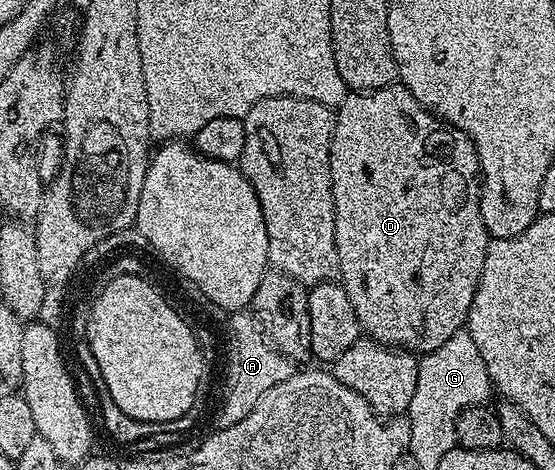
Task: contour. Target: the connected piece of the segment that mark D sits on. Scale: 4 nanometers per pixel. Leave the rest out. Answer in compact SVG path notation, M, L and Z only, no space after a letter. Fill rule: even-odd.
M393 82L373 92L349 94L334 112L336 125L330 142L330 178L332 179L332 197L334 198L334 238L338 246L340 263L339 279L346 294L354 306L361 329L371 339L380 344L399 346L413 354L423 354L438 350L446 338L461 331L467 325L468 311L472 308L478 282L482 278L482 266L486 262L486 250L490 239L482 210L480 209L480 190L482 173L480 155L470 137L462 130L453 128L433 116L427 108L416 101L414 94L399 82Z

